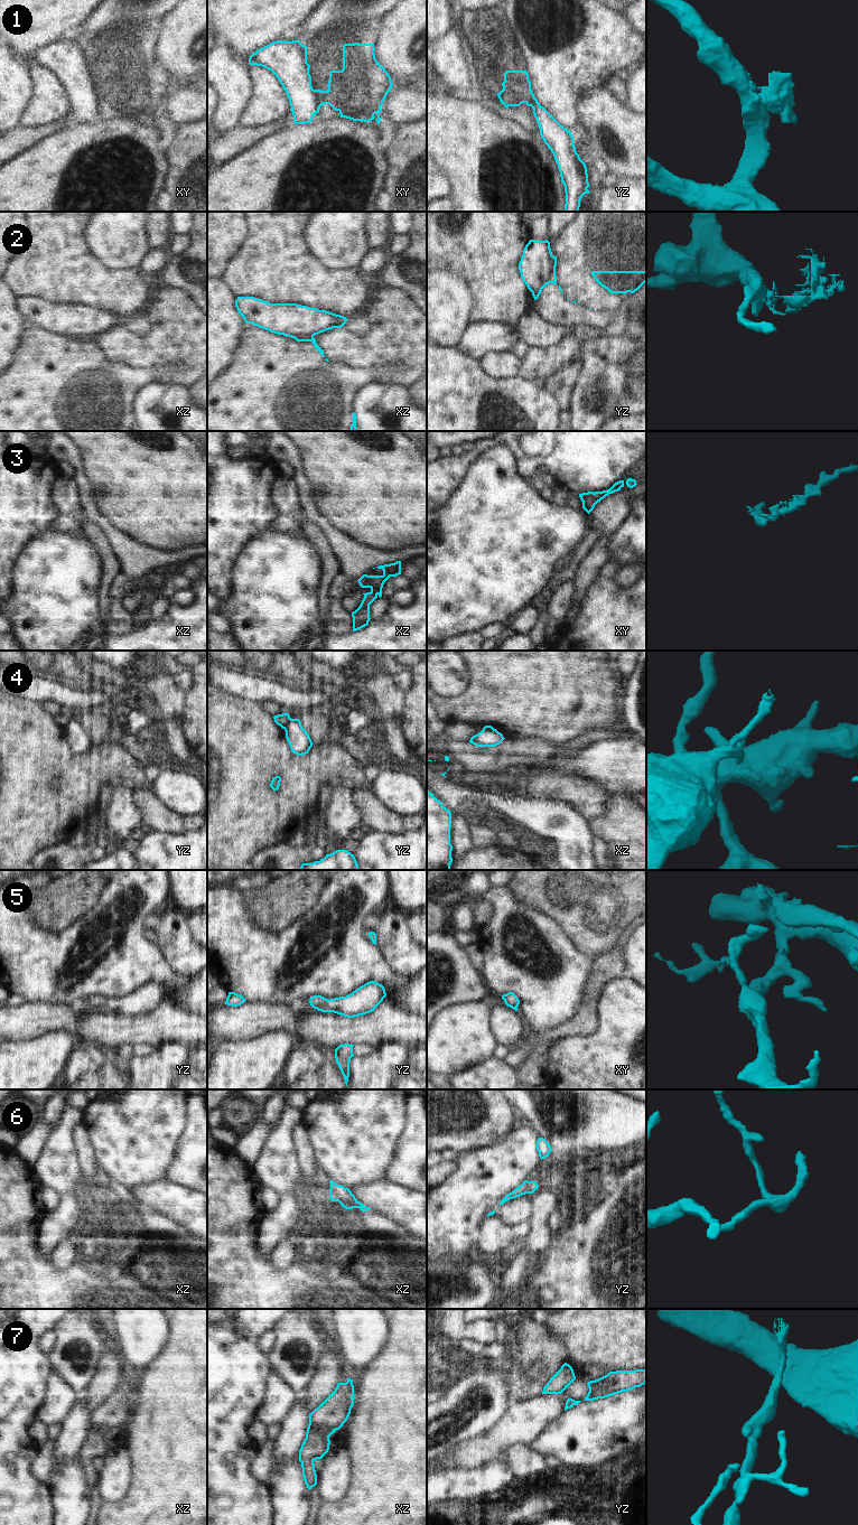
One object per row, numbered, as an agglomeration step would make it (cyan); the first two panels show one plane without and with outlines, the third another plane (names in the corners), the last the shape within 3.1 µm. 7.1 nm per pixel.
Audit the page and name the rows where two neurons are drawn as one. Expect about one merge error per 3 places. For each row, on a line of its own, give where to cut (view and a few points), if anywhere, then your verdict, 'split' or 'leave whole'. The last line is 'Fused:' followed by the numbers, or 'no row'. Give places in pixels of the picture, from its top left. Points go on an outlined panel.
1: cut in xy along (328, 90), (329, 103); split
2: cut in yz along (553, 255), (553, 269), (549, 282); split
3: no cut; leave whole
4: cut in yz along (290, 718), (283, 728); split
5: no cut; leave whole
6: no cut; leave whole
7: no cut; leave whole
Fused: 1, 2, 4

